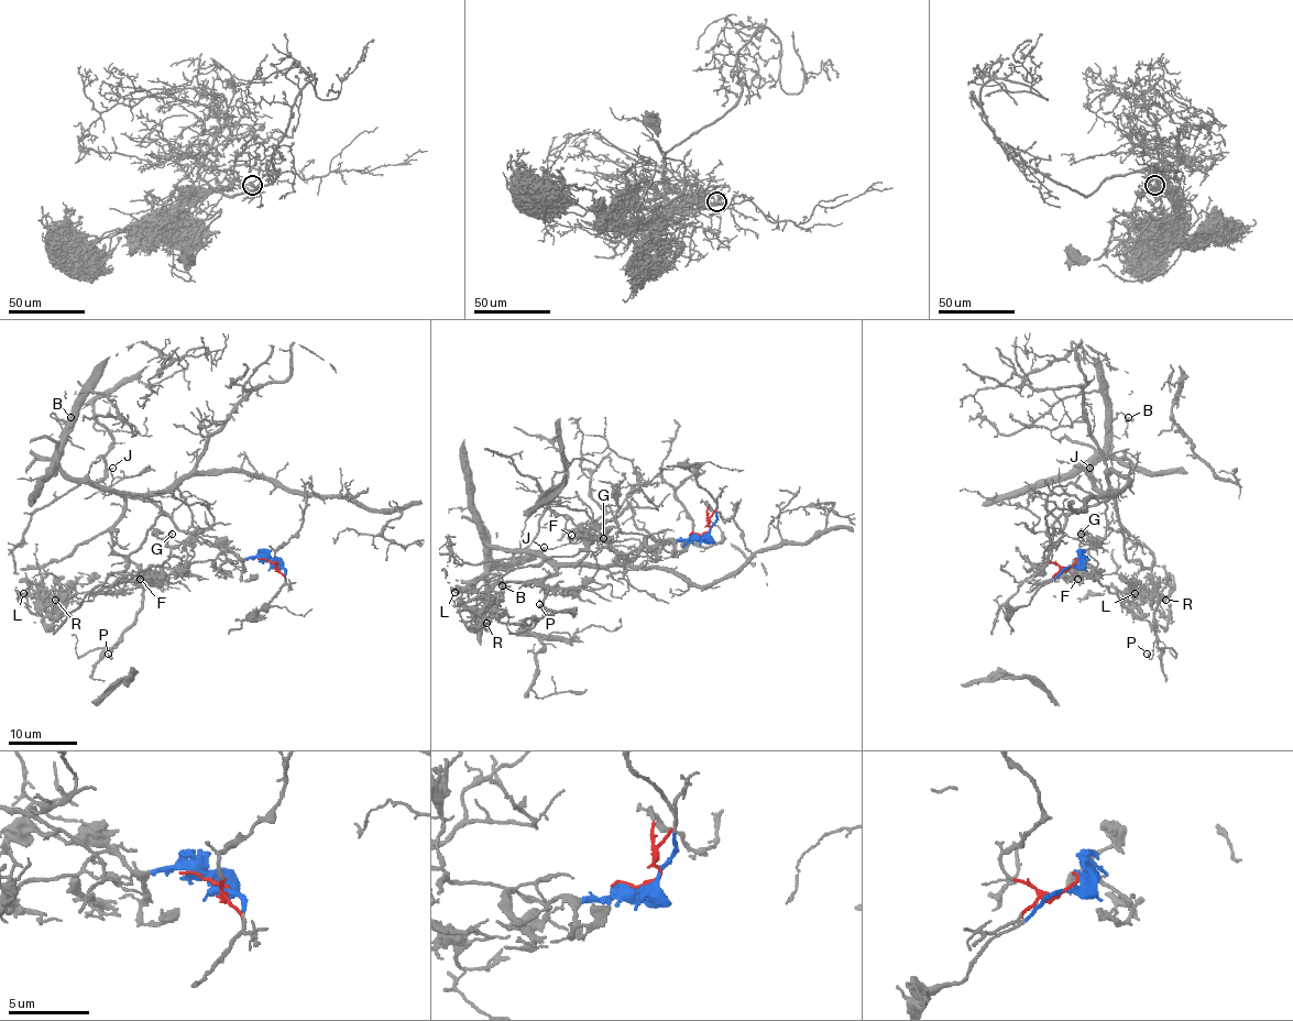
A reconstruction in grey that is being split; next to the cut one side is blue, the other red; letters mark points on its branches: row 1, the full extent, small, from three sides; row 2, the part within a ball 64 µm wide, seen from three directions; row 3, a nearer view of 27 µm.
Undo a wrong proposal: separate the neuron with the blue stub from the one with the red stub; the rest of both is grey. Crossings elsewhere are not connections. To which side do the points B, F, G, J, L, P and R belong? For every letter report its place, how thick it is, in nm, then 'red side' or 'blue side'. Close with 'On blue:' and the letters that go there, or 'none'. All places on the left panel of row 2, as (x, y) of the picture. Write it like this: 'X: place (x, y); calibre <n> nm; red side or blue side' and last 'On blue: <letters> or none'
B: place (70, 417); calibre 110 nm; red side
F: place (140, 579); calibre 140 nm; blue side
G: place (172, 534); calibre 130 nm; blue side
J: place (112, 468); calibre 140 nm; red side
L: place (23, 593); calibre 140 nm; blue side
P: place (108, 654); calibre 140 nm; red side
R: place (55, 600); calibre 200 nm; blue side
On blue: F, G, L, R

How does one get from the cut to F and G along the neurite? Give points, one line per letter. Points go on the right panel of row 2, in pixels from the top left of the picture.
F: (1077, 563), (1083, 559), (1083, 550), (1071, 572), (1083, 569), (1077, 579)
G: (1077, 563), (1083, 550), (1071, 572), (1083, 569), (1093, 578), (1098, 562), (1081, 533)

